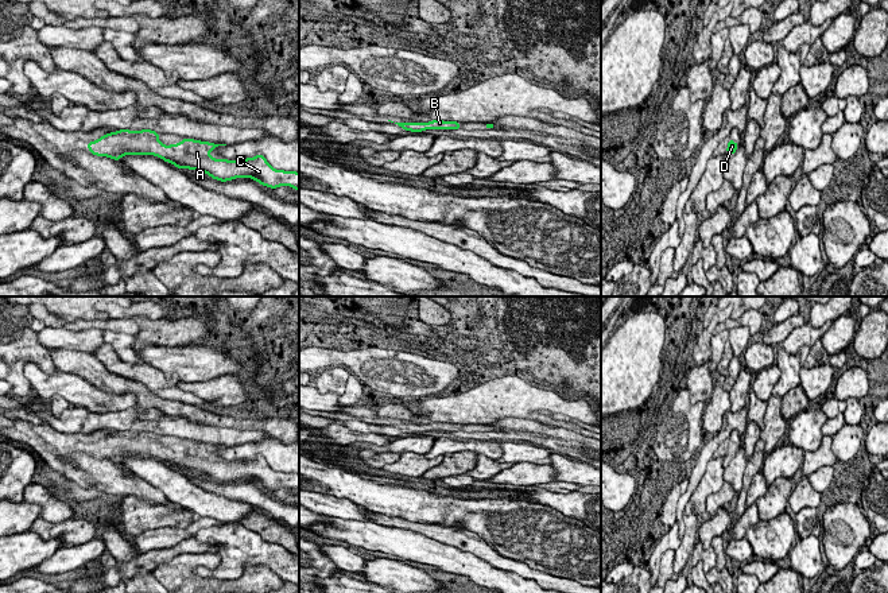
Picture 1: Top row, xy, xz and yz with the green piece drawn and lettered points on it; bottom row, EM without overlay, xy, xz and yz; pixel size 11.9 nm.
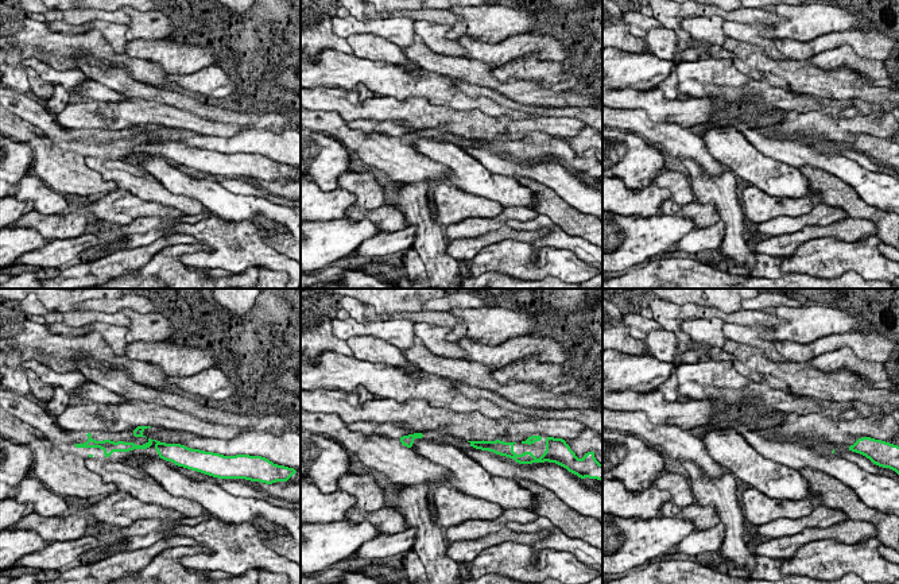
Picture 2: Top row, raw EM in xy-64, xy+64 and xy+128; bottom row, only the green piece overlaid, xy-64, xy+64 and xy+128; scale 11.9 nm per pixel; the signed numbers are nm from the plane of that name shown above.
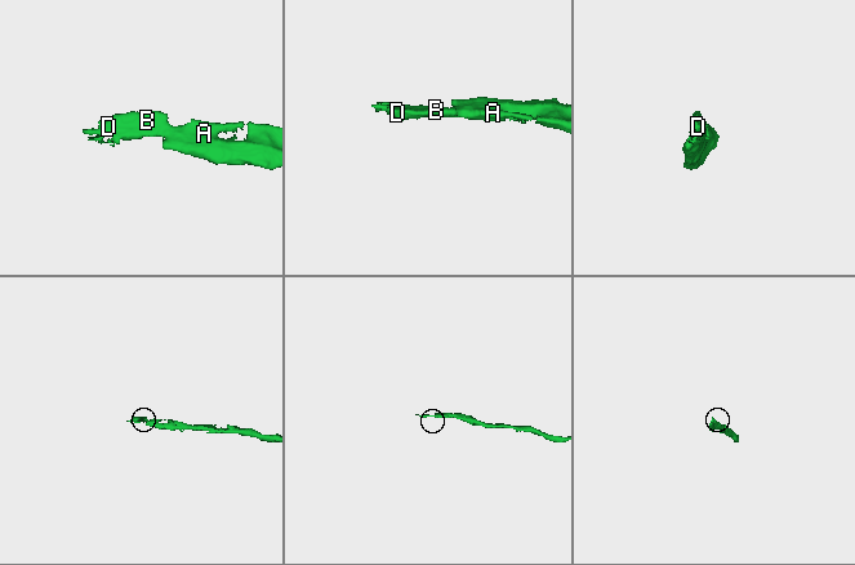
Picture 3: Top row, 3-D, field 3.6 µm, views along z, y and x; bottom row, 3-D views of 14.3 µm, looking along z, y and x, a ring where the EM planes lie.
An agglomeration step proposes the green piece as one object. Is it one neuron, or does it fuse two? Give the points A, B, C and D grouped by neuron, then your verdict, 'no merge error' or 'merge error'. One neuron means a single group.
A B C D | no merge error

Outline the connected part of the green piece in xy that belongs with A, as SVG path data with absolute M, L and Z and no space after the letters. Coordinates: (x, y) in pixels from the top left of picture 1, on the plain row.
M120 431L86 446L90 456L113 462L120 462L124 457L154 457L172 465L179 472L185 469L193 473L197 472L199 476L206 474L216 482L252 480L271 491L290 488L299 493L299 474L274 470L261 456L239 462L212 460L210 453L218 447L226 446L183 439L177 446L164 447L159 442L159 434L151 431Z

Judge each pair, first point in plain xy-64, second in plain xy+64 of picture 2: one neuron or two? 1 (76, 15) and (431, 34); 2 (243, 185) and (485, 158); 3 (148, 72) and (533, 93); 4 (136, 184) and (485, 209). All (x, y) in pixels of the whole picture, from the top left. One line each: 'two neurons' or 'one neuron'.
1: two neurons
2: one neuron
3: one neuron
4: two neurons

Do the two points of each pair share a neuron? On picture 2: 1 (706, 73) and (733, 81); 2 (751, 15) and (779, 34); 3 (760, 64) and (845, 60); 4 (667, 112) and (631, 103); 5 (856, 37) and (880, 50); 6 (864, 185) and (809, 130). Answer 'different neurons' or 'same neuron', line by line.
1: same neuron
2: same neuron
3: different neurons
4: same neuron
5: same neuron
6: different neurons

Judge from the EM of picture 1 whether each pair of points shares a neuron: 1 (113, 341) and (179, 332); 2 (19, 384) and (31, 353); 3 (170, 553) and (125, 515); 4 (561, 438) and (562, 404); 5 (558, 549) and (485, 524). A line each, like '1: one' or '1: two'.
1: two
2: one
3: two
4: two
5: one

